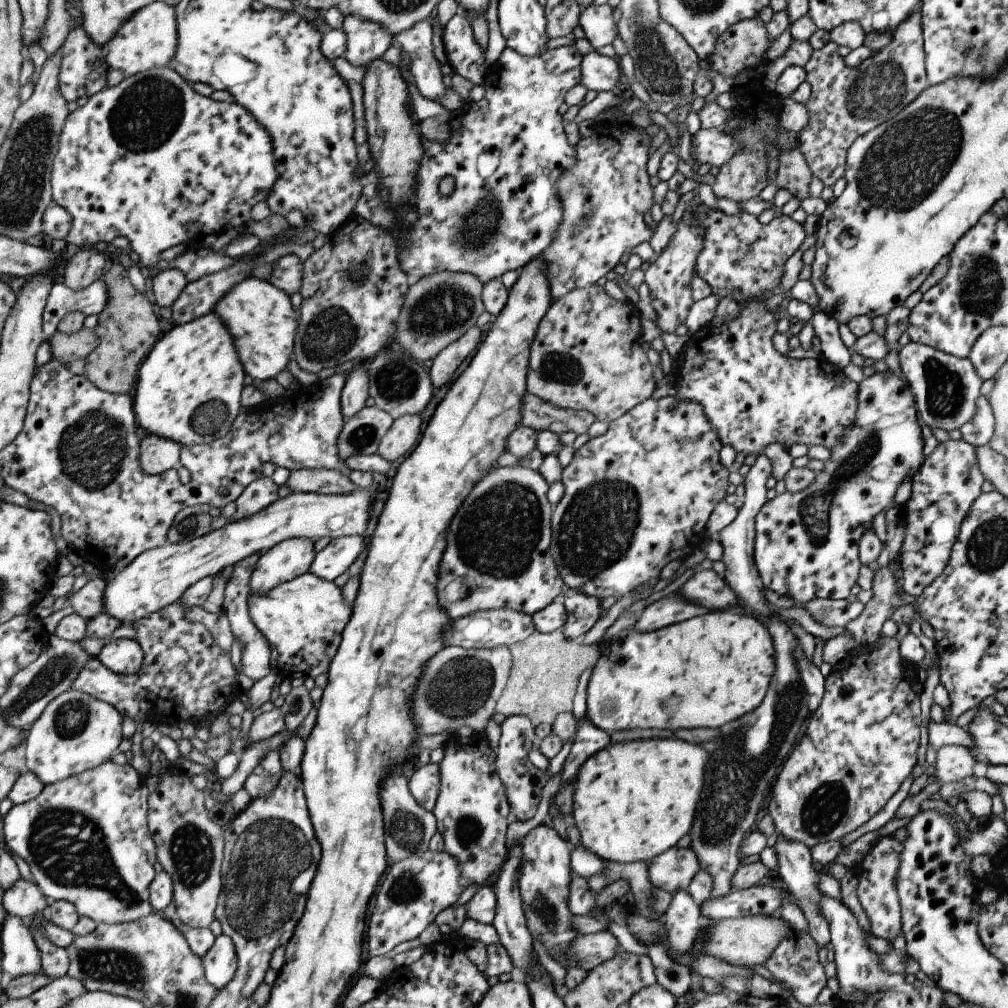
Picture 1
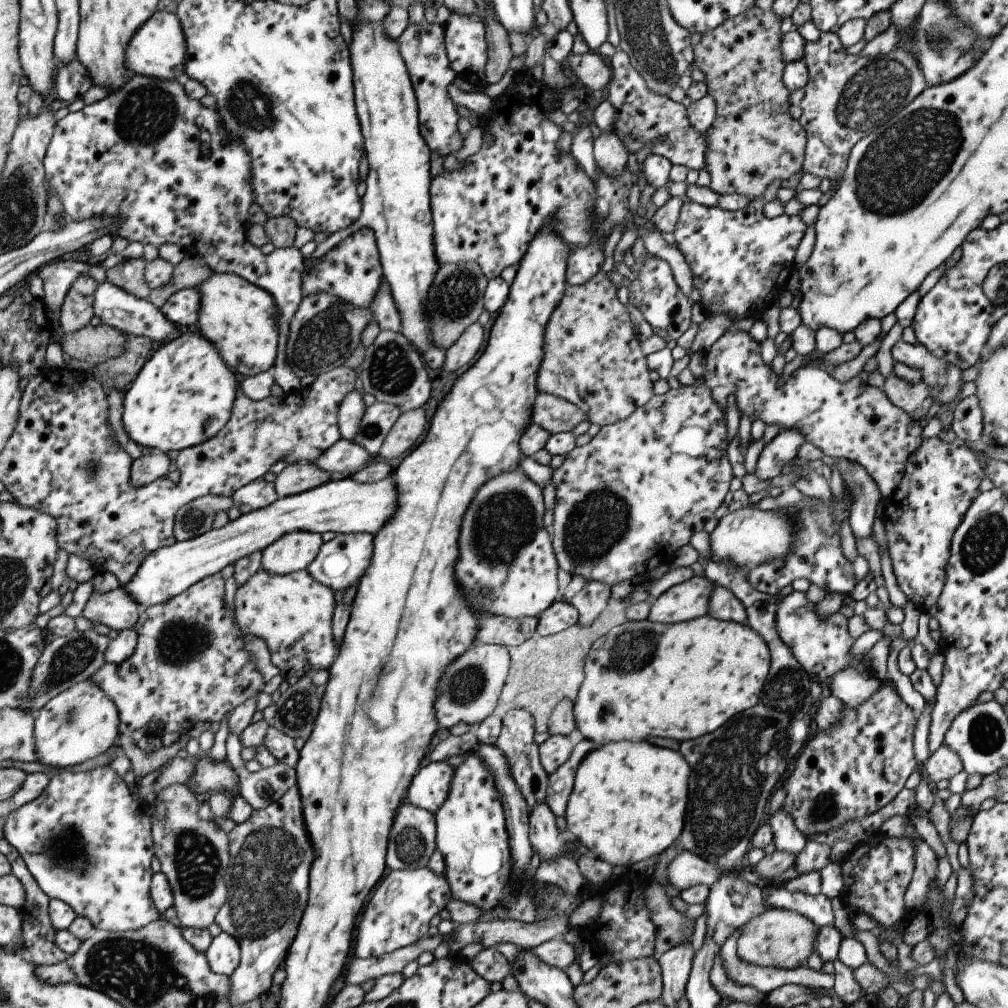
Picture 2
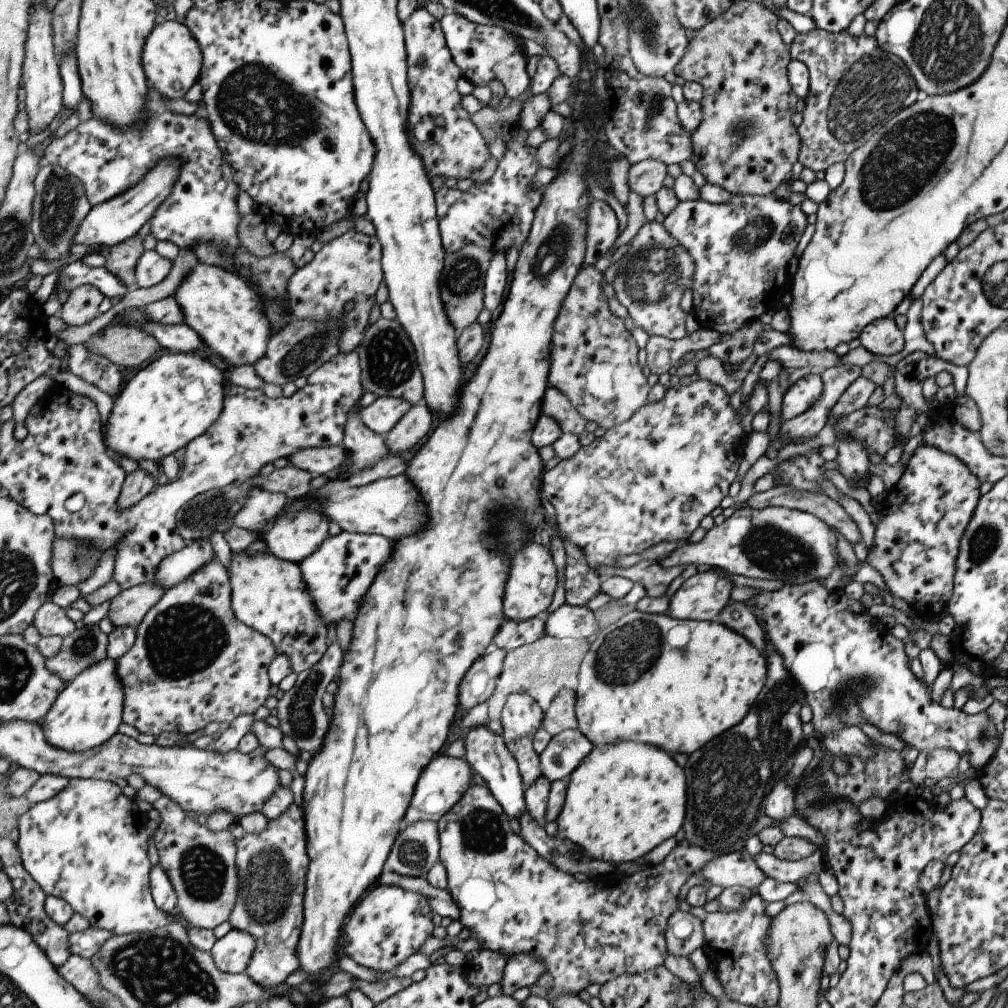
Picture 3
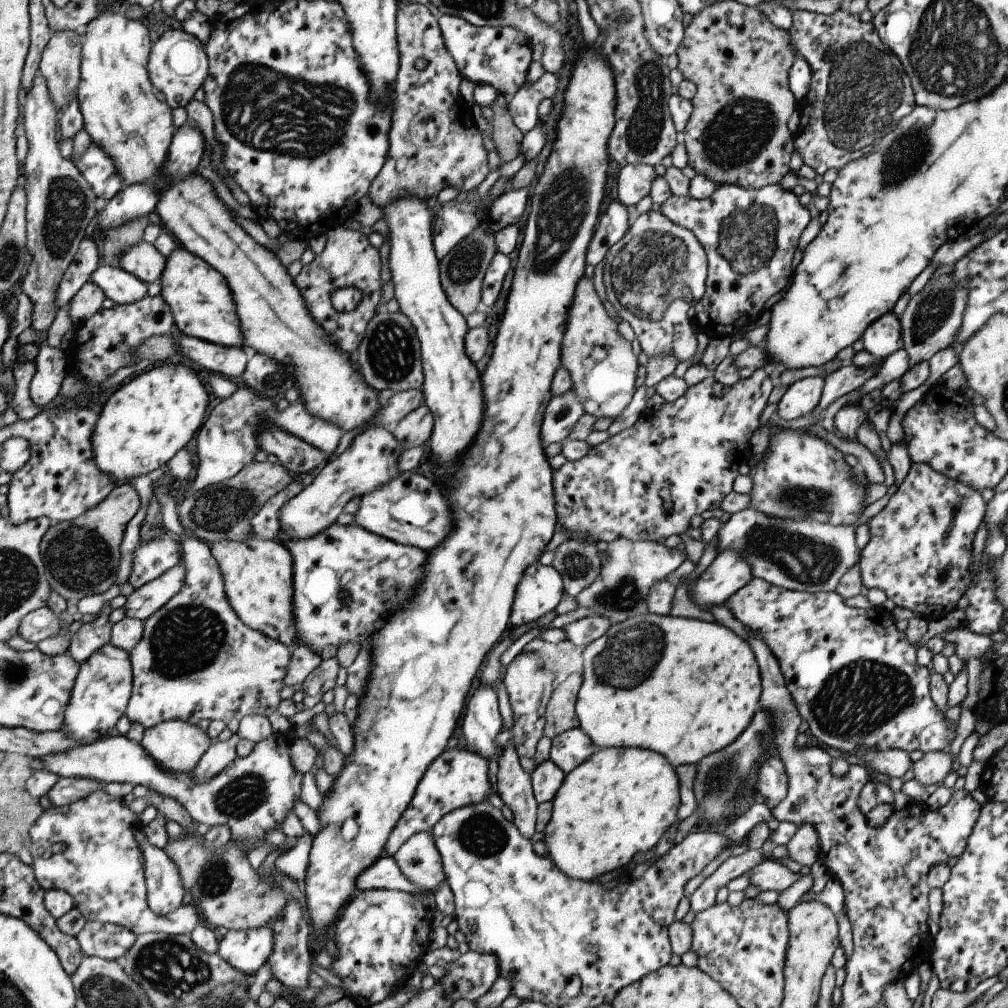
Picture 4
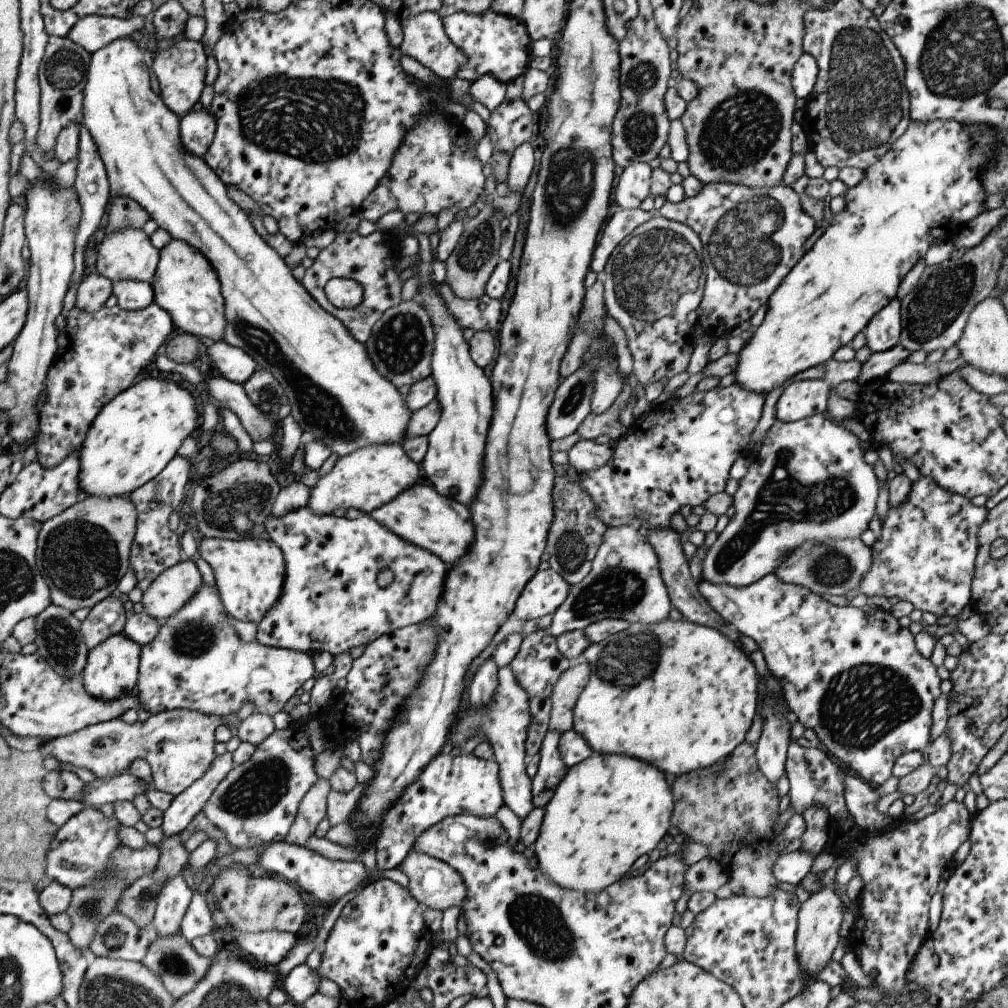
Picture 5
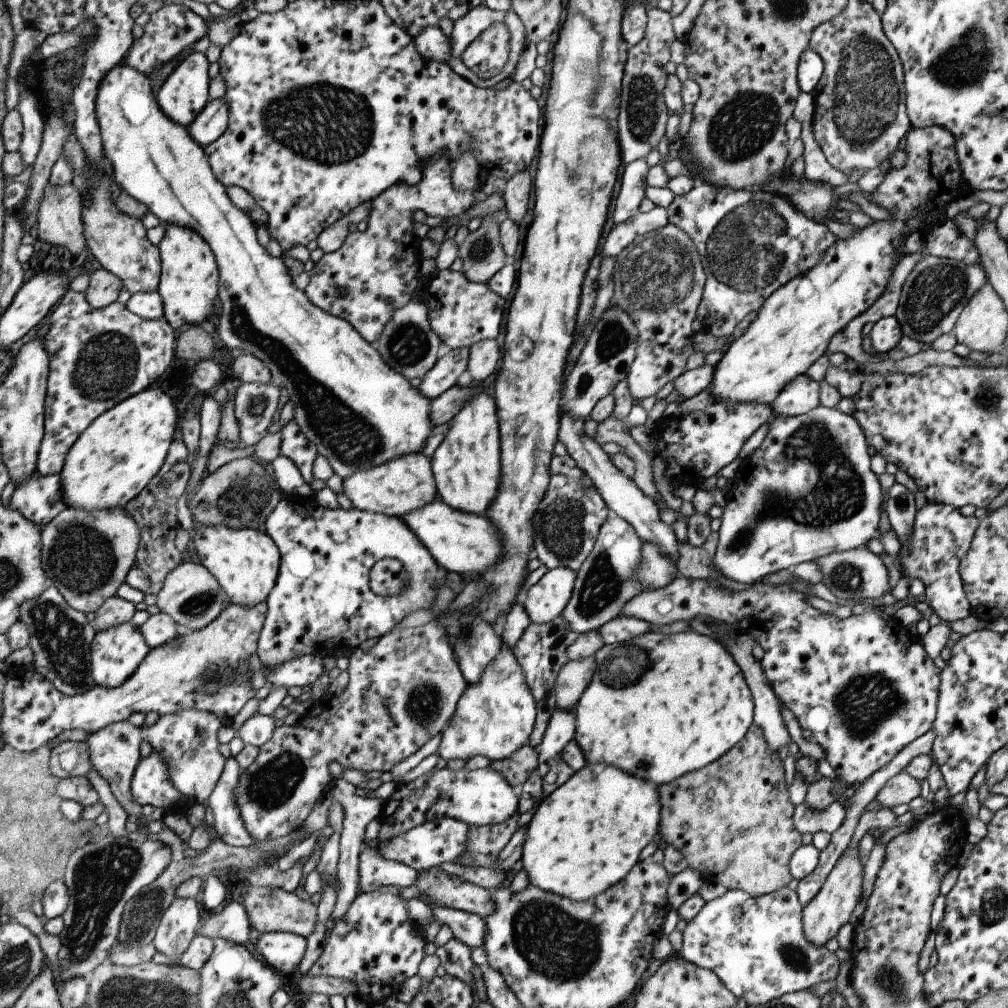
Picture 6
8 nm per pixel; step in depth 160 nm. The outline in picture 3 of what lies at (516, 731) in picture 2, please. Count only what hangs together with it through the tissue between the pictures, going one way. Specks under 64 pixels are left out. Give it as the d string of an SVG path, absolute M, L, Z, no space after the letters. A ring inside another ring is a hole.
M513 693L507 696L505 704L501 710L501 727L503 734L501 738L507 751L517 764L518 774L524 787L535 784L535 780L541 776L538 766L538 755L533 751L532 739L535 732L541 727L543 712L535 700L527 694Z

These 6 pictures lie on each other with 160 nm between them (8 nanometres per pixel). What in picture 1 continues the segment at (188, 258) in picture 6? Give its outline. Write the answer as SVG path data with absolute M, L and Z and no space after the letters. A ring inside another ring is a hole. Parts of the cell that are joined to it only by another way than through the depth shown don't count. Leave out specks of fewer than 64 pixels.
M253 275L229 287L214 302L212 310L231 335L239 364L252 380L269 380L285 370L291 358L297 326L289 297L278 288Z

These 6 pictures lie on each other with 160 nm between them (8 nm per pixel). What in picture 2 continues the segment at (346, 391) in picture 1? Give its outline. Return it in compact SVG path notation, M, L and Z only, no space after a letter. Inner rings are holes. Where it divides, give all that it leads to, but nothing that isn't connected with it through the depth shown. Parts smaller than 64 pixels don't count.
M355 390L347 392L345 398L341 400L339 409L337 410L337 429L341 439L353 441L359 422L365 413L365 404L362 400L362 395Z

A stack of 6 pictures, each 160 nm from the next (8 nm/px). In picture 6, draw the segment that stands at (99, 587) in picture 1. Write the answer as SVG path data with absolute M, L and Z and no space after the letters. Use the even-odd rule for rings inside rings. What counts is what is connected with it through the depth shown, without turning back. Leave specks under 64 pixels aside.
M193 562L179 563L169 572L162 589L156 595L155 606L161 613L168 614L181 631L186 632L196 631L207 626L207 623L210 623L222 611L221 606L227 602L226 594L215 580L215 577L209 574L209 571L201 563L193 564Z

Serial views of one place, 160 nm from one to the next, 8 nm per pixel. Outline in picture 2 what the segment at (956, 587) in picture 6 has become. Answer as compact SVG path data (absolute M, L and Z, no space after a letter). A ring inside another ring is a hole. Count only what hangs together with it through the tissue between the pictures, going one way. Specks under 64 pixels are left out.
M937 437L923 439L907 458L899 486L891 496L880 500L886 510L883 515L886 549L895 580L919 613L927 613L941 594L953 532L980 494L978 486L983 479L975 452L963 440L956 438L945 443Z

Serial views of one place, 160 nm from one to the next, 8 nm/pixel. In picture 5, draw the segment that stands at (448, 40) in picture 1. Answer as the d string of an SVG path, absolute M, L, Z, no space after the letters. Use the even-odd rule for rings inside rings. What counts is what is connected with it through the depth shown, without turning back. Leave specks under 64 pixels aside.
M487 10L487 12L483 12L483 14L465 14L465 12L450 11L449 15L441 18L441 22L448 40L455 48L459 48L459 50L465 54L465 58L467 58L467 61L463 62L457 72L455 72L457 79L465 80L471 84L477 80L477 78L489 75L493 76L495 80L499 80L499 82L503 82L507 85L510 81L524 75L529 68L532 41L527 35L525 26L523 26L519 19L503 16L491 10Z

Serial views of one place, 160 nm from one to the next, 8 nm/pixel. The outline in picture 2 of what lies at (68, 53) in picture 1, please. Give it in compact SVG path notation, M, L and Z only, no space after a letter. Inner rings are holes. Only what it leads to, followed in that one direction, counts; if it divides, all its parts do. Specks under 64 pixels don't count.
M79 58L65 64L59 62L56 71L55 97L67 102L73 102L76 98L82 98L83 94L94 86L93 78L89 70L83 66Z

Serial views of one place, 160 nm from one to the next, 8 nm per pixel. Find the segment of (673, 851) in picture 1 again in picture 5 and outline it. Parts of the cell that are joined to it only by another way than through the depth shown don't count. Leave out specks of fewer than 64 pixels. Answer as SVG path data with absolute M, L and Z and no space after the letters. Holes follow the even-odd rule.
M793 850L793 852L782 853L771 866L771 874L775 876L778 883L790 885L798 884L808 873L813 864L814 856Z

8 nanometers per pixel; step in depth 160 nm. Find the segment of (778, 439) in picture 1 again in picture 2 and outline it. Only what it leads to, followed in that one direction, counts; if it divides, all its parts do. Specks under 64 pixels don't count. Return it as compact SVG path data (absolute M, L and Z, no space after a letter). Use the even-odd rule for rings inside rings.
M743 330L726 331L707 350L697 353L705 360L702 377L693 376L689 369L685 368L676 377L680 385L707 386L713 402L724 413L727 408L727 398L733 396L737 410L747 416L750 422L760 420L765 426L777 424L779 430L789 430L789 428L799 430L803 434L803 440L813 444L822 455L829 458L843 458L863 466L865 472L875 482L881 499L891 496L893 490L899 486L907 458L923 442L919 421L912 420L903 410L891 404L880 389L862 384L858 376L847 382L837 382L824 369L803 364L792 372L781 386L775 386L782 374L773 373L770 365L763 364L760 358L760 344Z

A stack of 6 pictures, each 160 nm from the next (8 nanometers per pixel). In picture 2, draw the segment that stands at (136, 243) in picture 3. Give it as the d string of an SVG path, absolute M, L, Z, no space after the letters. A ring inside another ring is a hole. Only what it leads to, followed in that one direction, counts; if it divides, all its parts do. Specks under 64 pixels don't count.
M138 255L137 258L123 259L112 268L105 269L107 281L117 286L123 294L131 294L135 298L146 299L150 290L144 280L145 261Z

